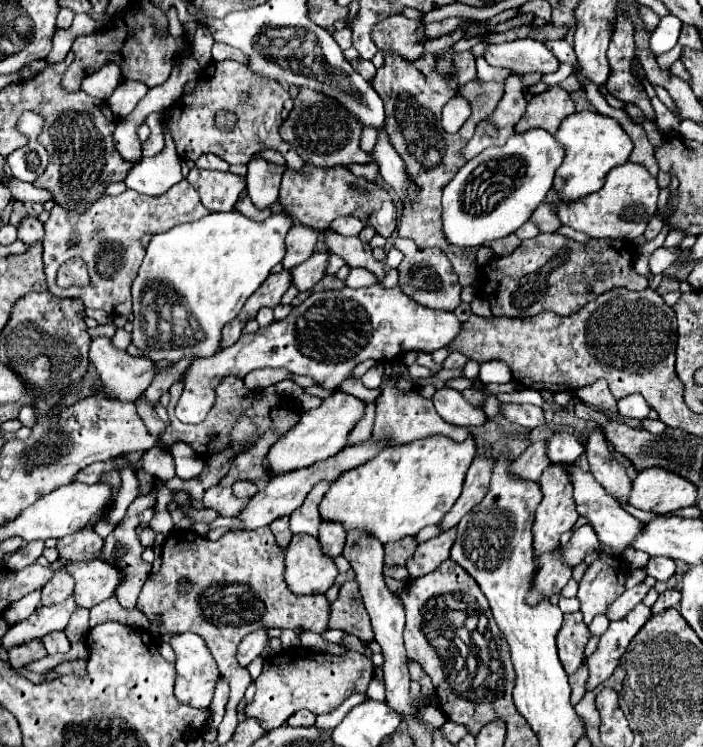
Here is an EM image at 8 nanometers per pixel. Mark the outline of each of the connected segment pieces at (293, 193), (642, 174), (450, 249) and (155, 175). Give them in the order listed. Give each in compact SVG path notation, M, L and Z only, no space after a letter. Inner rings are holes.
M306 164L302 172L290 172L290 168L286 168L282 176L280 206L294 220L298 220L298 224L314 230L328 228L338 216L356 216L364 226L372 224L376 234L384 238L390 238L396 230L396 204L392 202L390 194L380 184L372 184L366 178L354 176L344 166L318 168Z
M626 162L622 166L612 168L606 176L606 184L602 186L602 190L590 194L586 200L576 200L574 204L570 204L554 196L554 190L550 190L546 198L558 206L558 216L564 226L586 232L592 238L632 242L644 234L650 218L656 214L658 194L660 194L660 188L656 178L646 168L642 168L642 164Z
M424 52L424 56L416 62L406 62L396 54L386 54L386 62L376 72L372 86L384 100L384 110L386 110L384 130L388 134L388 140L394 146L394 150L402 156L402 160L406 164L406 174L420 188L416 198L411 202L403 203L398 236L414 240L420 248L430 248L430 246L440 248L448 256L454 272L460 278L460 284L472 286L476 272L478 272L476 250L472 250L472 262L470 262L464 248L454 248L452 244L446 244L446 240L442 236L440 198L442 198L442 188L454 178L454 172L466 162L462 156L458 156L458 148L462 148L462 144L466 144L466 140L470 140L478 122L486 120L496 110L496 104L504 96L504 82L484 82L484 84L470 82L462 88L452 88L436 72L434 56L430 52ZM452 96L466 98L472 106L472 116L470 116L470 120L466 120L466 124L456 134L446 134L440 126L440 112Z
M164 114L164 136L166 136L164 150L152 158L142 158L138 165L131 168L128 178L124 180L130 190L136 190L146 196L162 196L184 178L180 172L182 160L166 128L166 120L168 116Z

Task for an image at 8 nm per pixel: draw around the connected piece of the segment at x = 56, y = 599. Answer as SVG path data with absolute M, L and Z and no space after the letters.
M60 568L60 570L56 570L54 578L44 586L42 604L44 606L60 604L66 598L70 598L72 592L74 592L74 578L70 578L70 574L64 568Z

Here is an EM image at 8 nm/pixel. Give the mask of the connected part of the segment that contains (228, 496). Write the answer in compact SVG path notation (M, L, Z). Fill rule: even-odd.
M212 486L206 490L204 494L204 508L214 508L216 512L220 512L220 516L234 516L238 514L244 506L246 506L248 498L234 498L230 488L224 486Z

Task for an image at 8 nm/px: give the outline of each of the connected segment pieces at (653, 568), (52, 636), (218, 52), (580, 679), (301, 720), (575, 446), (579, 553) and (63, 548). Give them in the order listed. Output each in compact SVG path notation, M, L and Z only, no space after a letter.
M650 558L644 570L646 570L648 576L652 576L652 578L656 578L660 582L666 582L668 578L674 576L676 564L670 558Z
M56 630L56 632L46 634L42 638L42 644L48 650L48 654L56 654L56 652L66 654L70 650L70 642L68 642L68 638L66 638L66 634L62 630Z
M216 42L212 46L212 60L216 60L216 62L220 62L220 60L236 60L236 62L242 62L242 64L248 62L246 54L242 54L238 48L232 48L232 46L222 44L222 42Z
M584 664L578 668L578 672L576 672L576 674L572 674L572 676L570 676L572 702L574 702L574 704L578 704L578 702L580 702L580 698L582 698L582 694L586 692L586 676L588 676L588 672L586 672L586 666L584 666Z
M298 710L294 716L290 716L288 718L288 726L304 726L304 728L308 728L308 726L312 726L314 724L314 720L316 720L316 714L312 714L310 710Z
M554 434L546 440L546 456L550 462L576 462L584 446L572 434Z
M584 524L580 528L574 528L570 540L562 546L562 562L566 566L576 566L584 560L586 554L598 550L598 536L590 524Z
M96 514L90 518L90 524L86 524L86 528L82 528L82 532L76 532L72 536L64 536L58 540L56 548L60 552L60 558L70 560L70 562L90 562L96 560L100 556L100 548L102 548L102 538L98 534L94 534L94 526L106 516L104 514Z

